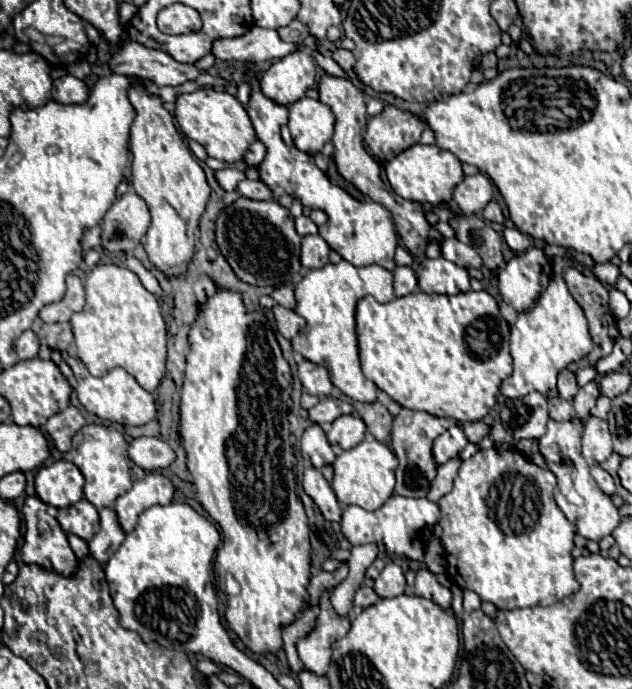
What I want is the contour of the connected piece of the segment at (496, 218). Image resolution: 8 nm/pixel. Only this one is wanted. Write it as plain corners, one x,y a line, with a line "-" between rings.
491,200
485,210
483,210
483,218
489,220
489,222
503,222
503,212
501,212
501,206
496,200

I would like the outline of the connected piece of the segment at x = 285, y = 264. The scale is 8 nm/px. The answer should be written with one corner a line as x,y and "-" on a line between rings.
239,198
229,208
223,208
217,218
217,244
223,252
223,256
227,258
227,262
231,264
233,272
247,284
283,286
283,284
291,284
293,276
301,272
301,260
299,260
301,236
295,230
295,222
293,222
291,212
275,200
255,202
249,198

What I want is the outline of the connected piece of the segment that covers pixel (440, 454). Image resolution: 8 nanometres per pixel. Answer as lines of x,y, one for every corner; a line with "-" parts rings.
451,424
433,444
433,458
437,460
437,464
445,464
449,458
455,458
457,454
463,452
463,448
467,446
467,438
461,430
461,426

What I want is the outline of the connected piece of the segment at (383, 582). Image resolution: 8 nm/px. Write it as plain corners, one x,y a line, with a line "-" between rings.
393,562
387,564
383,568
383,572
379,574
379,578
375,580
373,588
381,598
395,598
395,596
405,594
407,584
405,584
405,576
403,576
401,566
393,564

